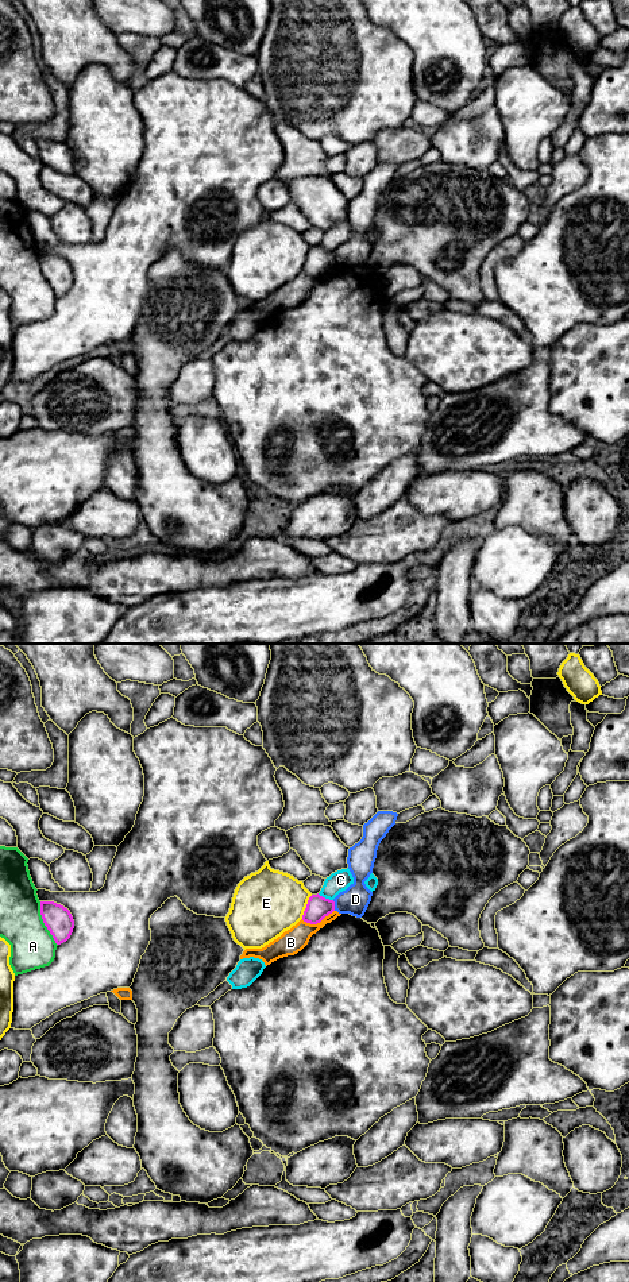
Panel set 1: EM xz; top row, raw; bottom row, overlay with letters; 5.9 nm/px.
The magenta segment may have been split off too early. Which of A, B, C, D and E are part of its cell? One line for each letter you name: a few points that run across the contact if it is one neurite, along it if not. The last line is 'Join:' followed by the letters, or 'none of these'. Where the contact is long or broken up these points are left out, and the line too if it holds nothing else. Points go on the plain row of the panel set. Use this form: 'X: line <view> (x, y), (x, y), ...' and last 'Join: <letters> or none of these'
Join: none of these

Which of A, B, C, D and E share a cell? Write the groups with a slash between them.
A / B / C / D / E

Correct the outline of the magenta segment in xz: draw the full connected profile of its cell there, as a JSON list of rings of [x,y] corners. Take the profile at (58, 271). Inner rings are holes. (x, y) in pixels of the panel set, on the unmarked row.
[[[40,254],[40,267],[57,297],[70,290],[74,273],[67,260],[54,254]]]

